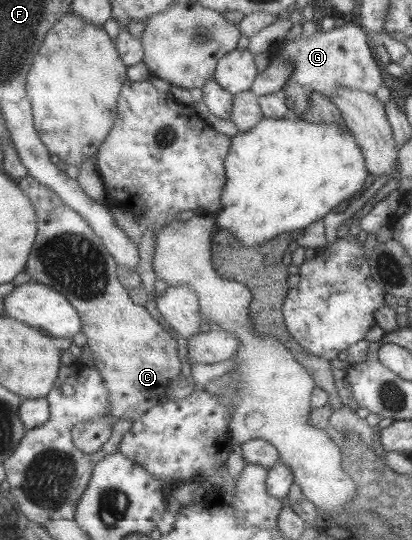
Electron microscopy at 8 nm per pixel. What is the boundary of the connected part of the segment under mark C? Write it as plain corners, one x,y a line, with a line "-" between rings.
27,175
17,179
17,184
29,197
37,214
37,239
27,261
27,271
35,281
53,287
75,307
82,321
82,332
87,336
87,345
94,356
93,367
99,370
110,391
107,413
78,423
72,429
72,440
77,449
85,453
93,453
99,451
110,438
112,423
115,420
130,419
134,422
155,405
168,400
171,381
181,378
181,359
177,352
177,338
169,335
149,314
146,307
133,303
129,291
118,279
118,264
103,245
101,238
80,213
65,205
53,190
39,183
34,177

